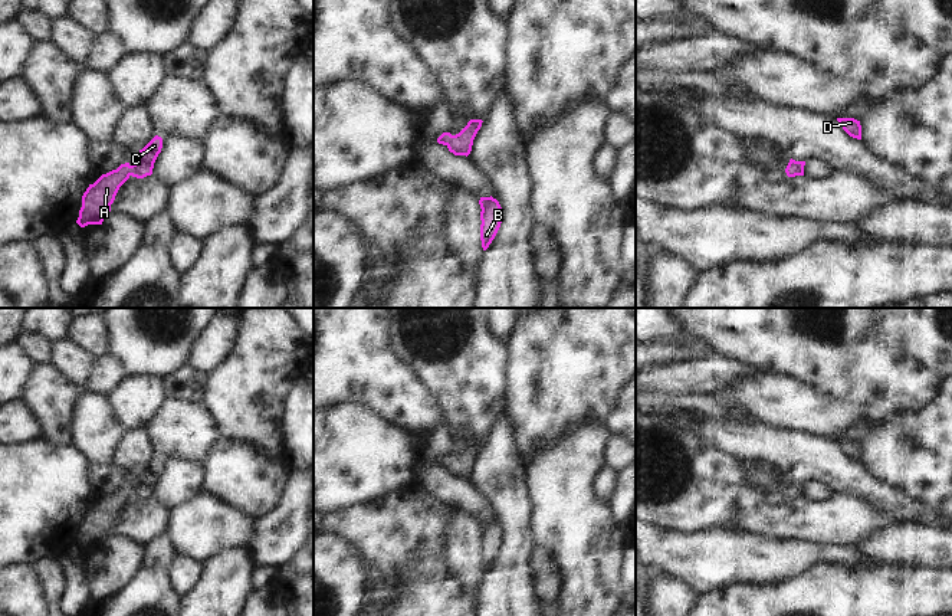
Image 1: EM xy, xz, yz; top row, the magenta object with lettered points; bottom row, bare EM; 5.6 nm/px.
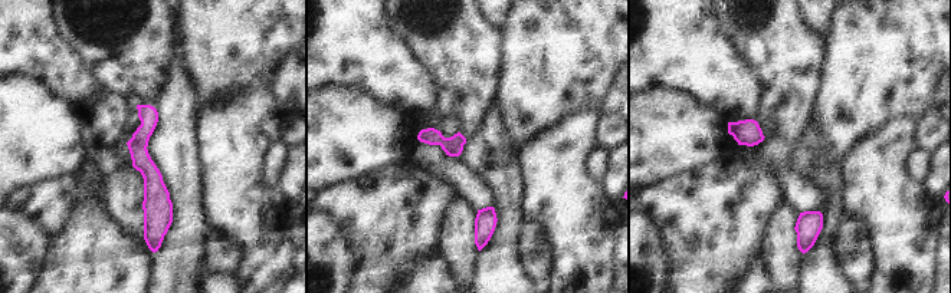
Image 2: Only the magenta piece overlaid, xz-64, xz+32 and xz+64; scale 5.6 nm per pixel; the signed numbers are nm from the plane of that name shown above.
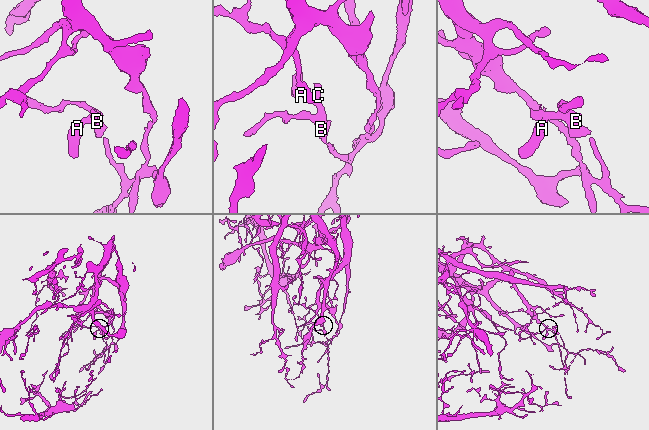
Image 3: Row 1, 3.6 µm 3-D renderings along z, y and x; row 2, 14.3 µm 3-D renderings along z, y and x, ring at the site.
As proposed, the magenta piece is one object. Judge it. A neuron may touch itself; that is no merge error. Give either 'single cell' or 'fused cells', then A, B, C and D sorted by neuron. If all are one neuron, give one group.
single cell | A B C D

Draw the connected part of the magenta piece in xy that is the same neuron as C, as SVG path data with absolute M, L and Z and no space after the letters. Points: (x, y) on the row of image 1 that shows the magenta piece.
M155 135L138 153L135 164L121 164L116 170L102 174L93 184L89 184L82 196L82 207L76 223L81 227L88 225L102 225L105 216L111 212L111 204L119 187L132 176L144 178L152 174L154 163L161 153L163 138Z

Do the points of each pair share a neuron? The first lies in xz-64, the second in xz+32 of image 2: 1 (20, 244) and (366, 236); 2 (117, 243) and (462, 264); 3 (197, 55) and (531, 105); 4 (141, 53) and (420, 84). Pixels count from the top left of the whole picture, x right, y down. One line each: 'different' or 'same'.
1: different
2: different
3: same
4: different

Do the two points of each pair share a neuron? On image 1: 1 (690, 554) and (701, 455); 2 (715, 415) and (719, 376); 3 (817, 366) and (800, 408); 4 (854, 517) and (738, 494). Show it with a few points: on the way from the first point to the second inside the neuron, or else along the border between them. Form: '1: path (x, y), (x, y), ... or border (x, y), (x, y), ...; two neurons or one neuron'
1: border (660, 526), (678, 531), (725, 530); two neurons
2: border (712, 395), (678, 396); two neurons
3: border (778, 372), (814, 384), (821, 392), (840, 399); two neurons
4: path (826, 518), (767, 518); one neuron

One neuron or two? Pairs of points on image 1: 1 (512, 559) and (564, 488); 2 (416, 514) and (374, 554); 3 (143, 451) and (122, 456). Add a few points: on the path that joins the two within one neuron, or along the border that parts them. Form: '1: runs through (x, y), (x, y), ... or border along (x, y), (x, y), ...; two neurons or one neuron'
1: border along (531, 497), (531, 531), (535, 543); two neurons
2: runs through (406, 523), (384, 544); one neuron
3: runs through (138, 451), (127, 456); one neuron

